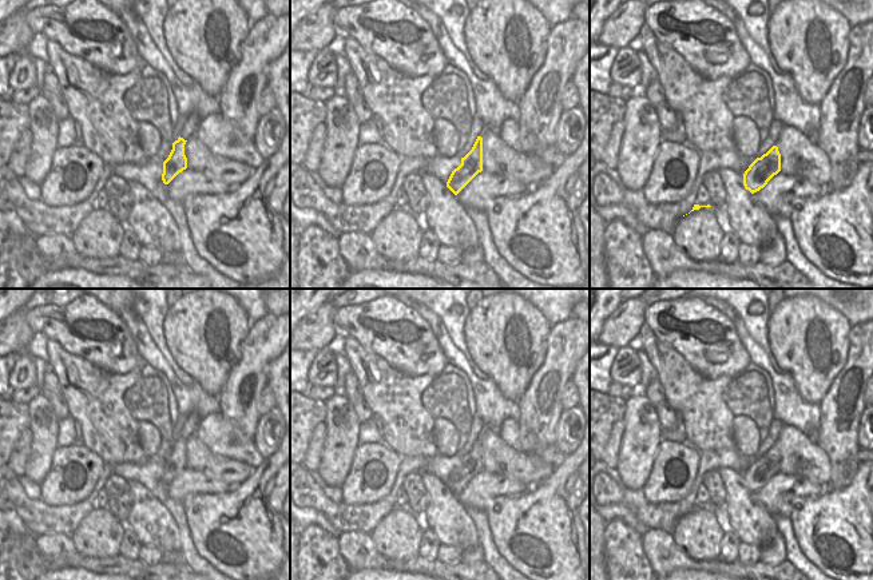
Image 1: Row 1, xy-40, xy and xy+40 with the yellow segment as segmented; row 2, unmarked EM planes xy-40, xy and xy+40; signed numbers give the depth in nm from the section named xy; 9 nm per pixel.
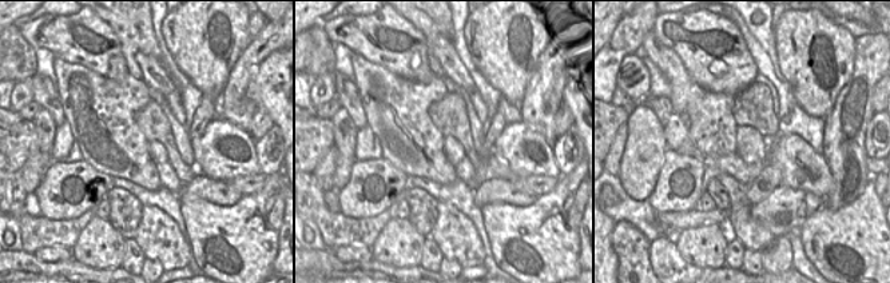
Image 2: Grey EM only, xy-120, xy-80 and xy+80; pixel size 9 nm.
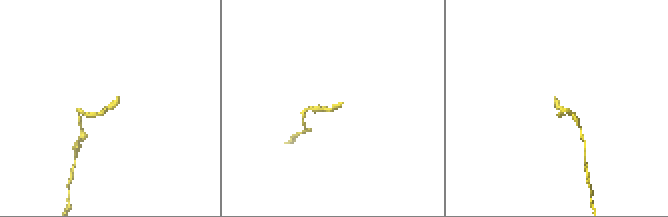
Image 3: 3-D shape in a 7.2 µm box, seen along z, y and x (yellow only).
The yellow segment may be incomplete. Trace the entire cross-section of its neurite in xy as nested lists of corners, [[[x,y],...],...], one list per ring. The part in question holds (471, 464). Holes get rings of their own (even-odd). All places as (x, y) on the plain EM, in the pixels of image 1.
[[[483,425],[472,449],[461,457],[461,464],[452,470],[447,486],[455,494],[457,494],[479,472],[483,470],[483,436],[489,429],[489,425]]]

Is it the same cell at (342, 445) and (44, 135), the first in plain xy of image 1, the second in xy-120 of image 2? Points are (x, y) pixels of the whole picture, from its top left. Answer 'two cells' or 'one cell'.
one cell

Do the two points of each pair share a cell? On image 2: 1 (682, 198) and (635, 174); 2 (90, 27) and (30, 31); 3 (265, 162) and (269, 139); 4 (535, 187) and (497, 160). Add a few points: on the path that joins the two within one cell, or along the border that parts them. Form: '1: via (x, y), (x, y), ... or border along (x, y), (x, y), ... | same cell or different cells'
1: border along (663, 154), (656, 183), (646, 199) | different cells
2: via (75, 22), (44, 22) | same cell
3: via (269, 156), (269, 144) | same cell
4: via (525, 183), (513, 179), (504, 170) | same cell

